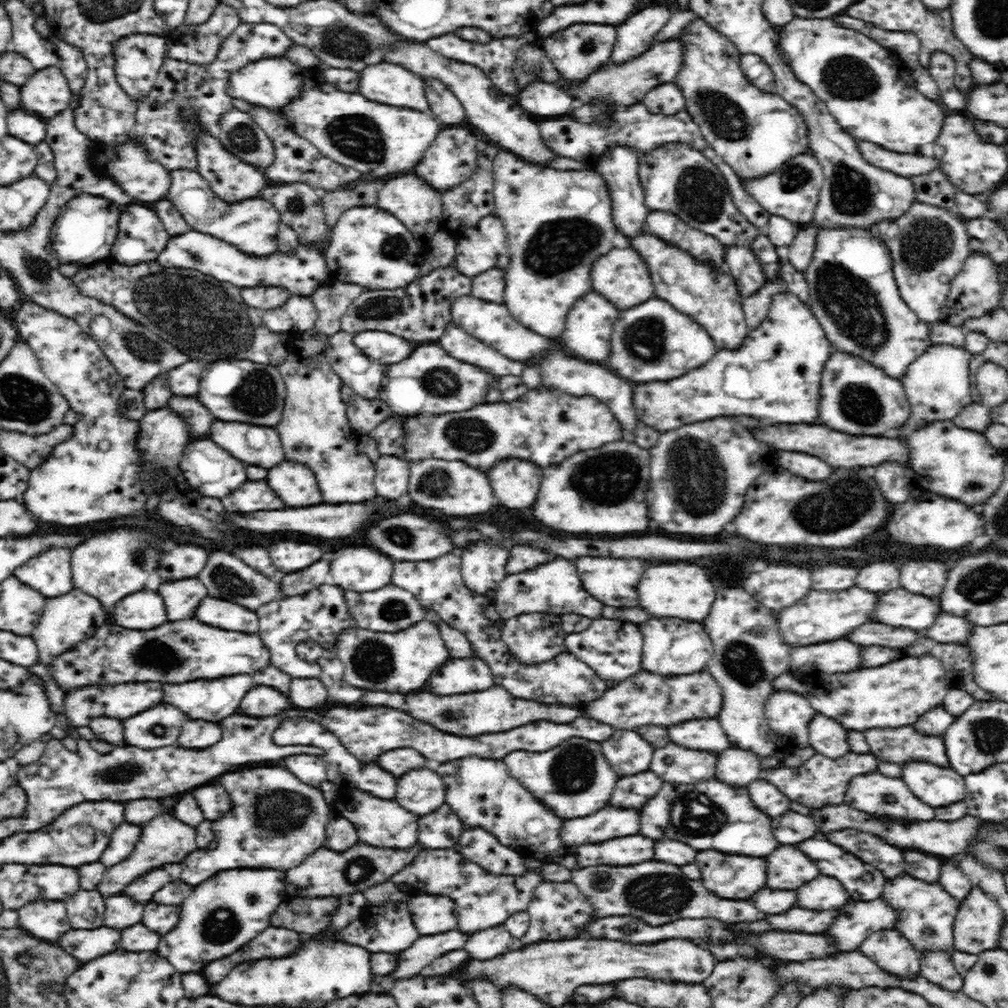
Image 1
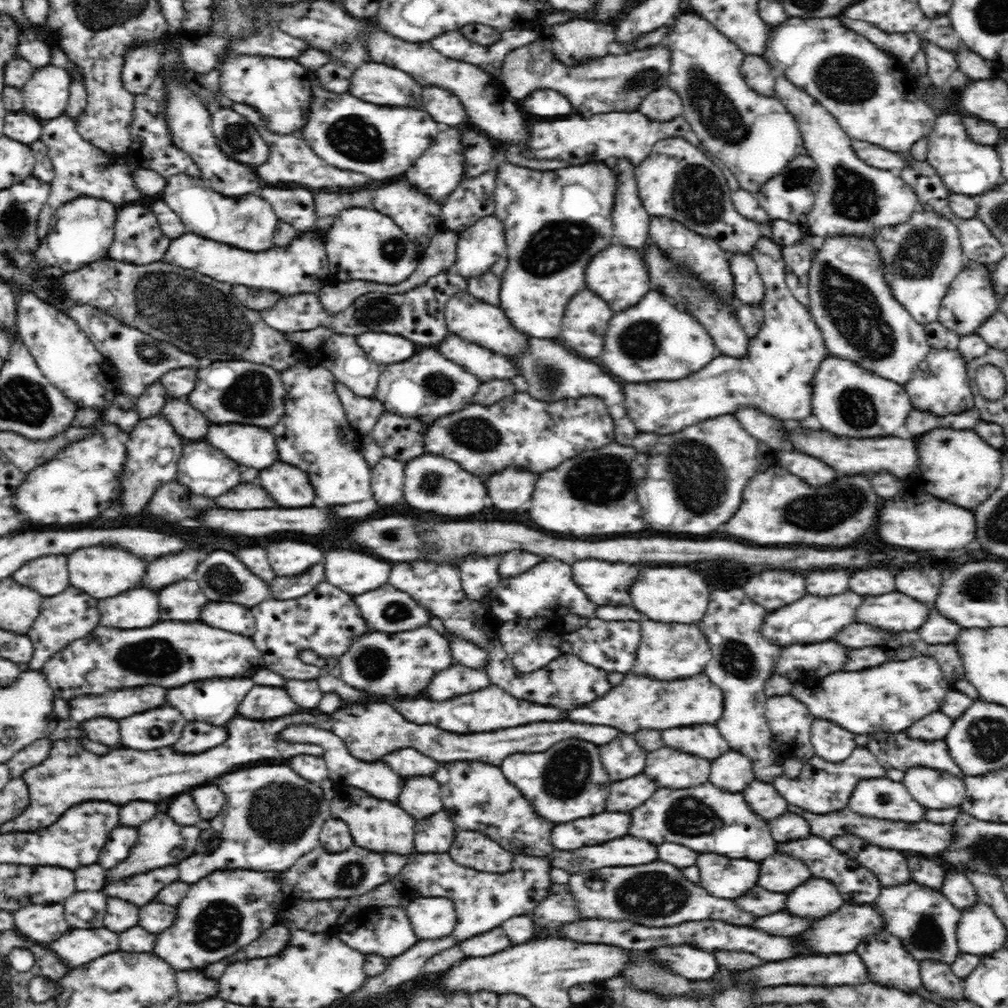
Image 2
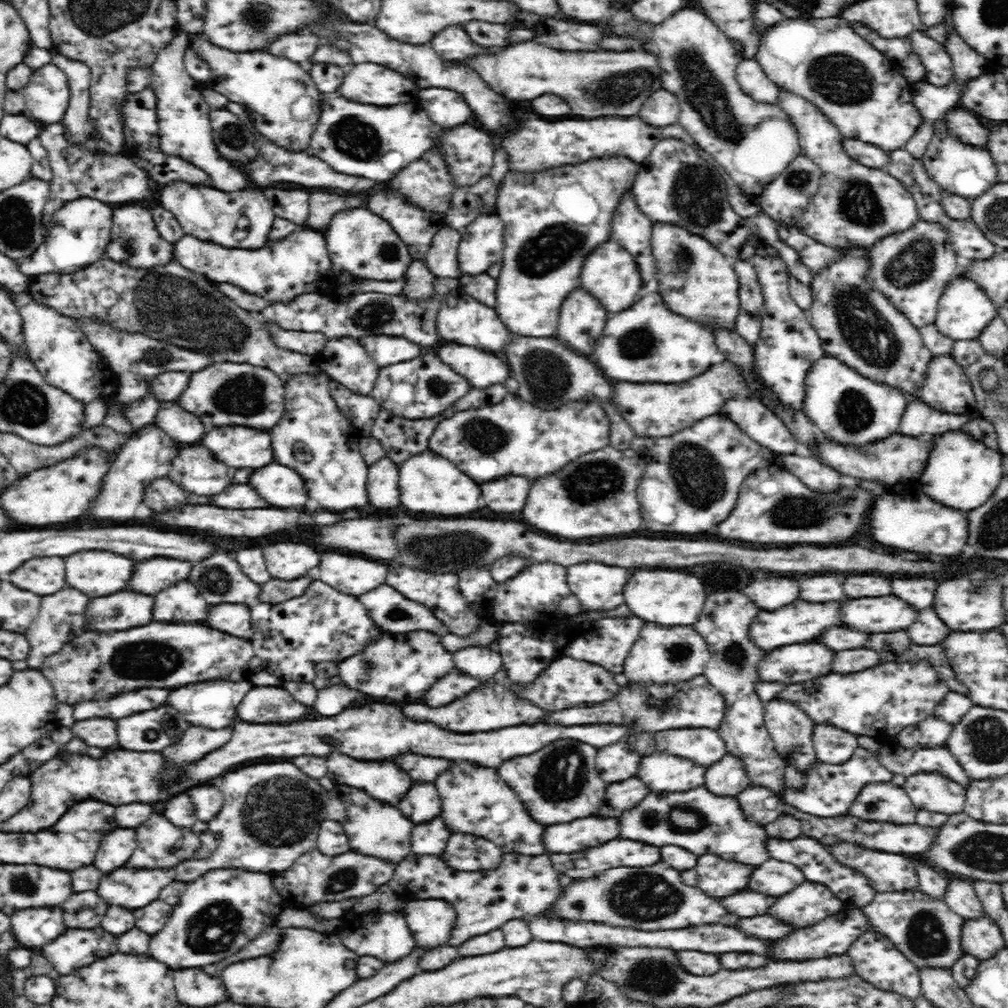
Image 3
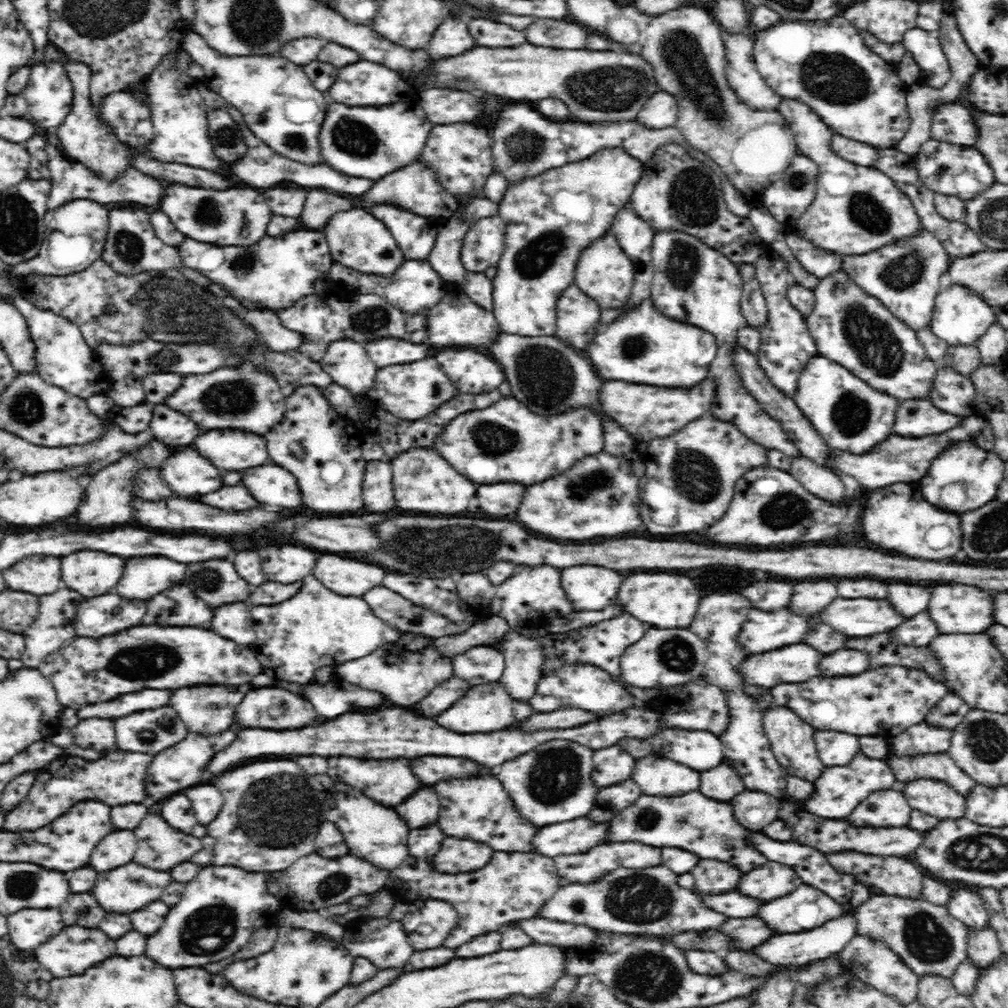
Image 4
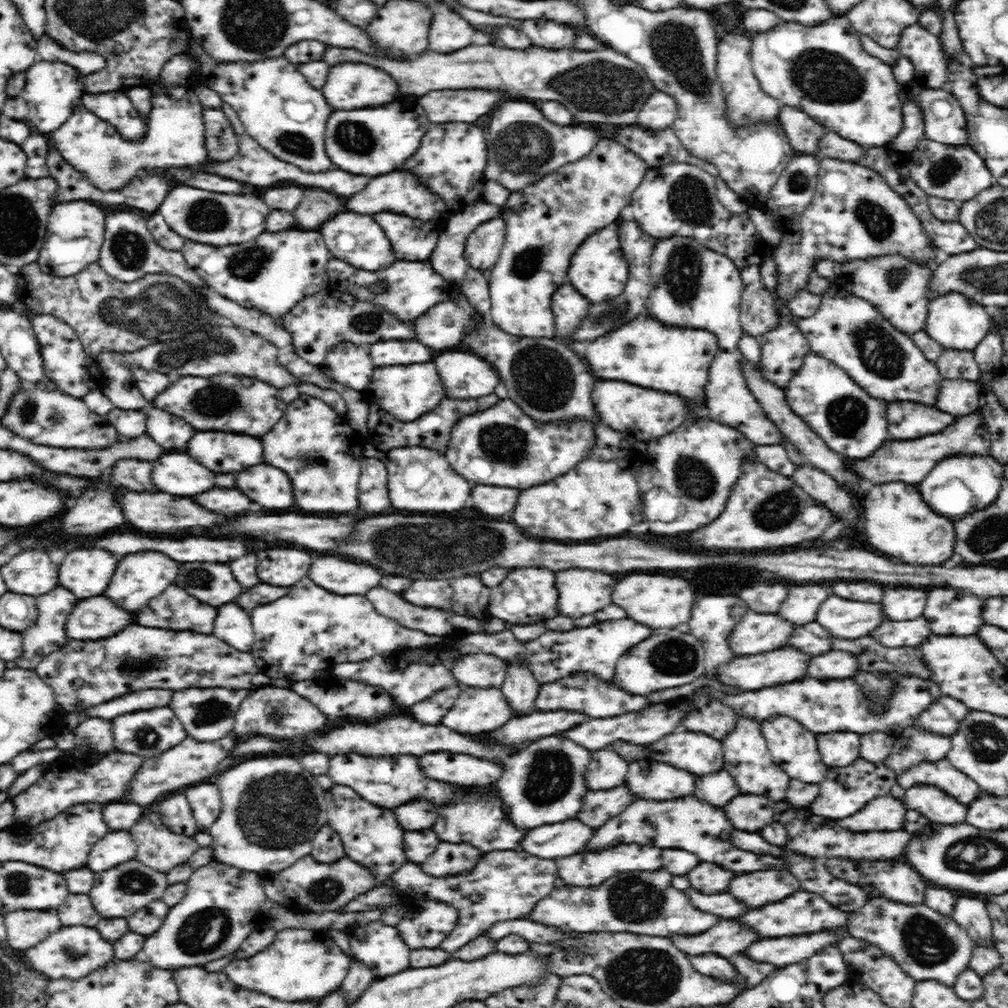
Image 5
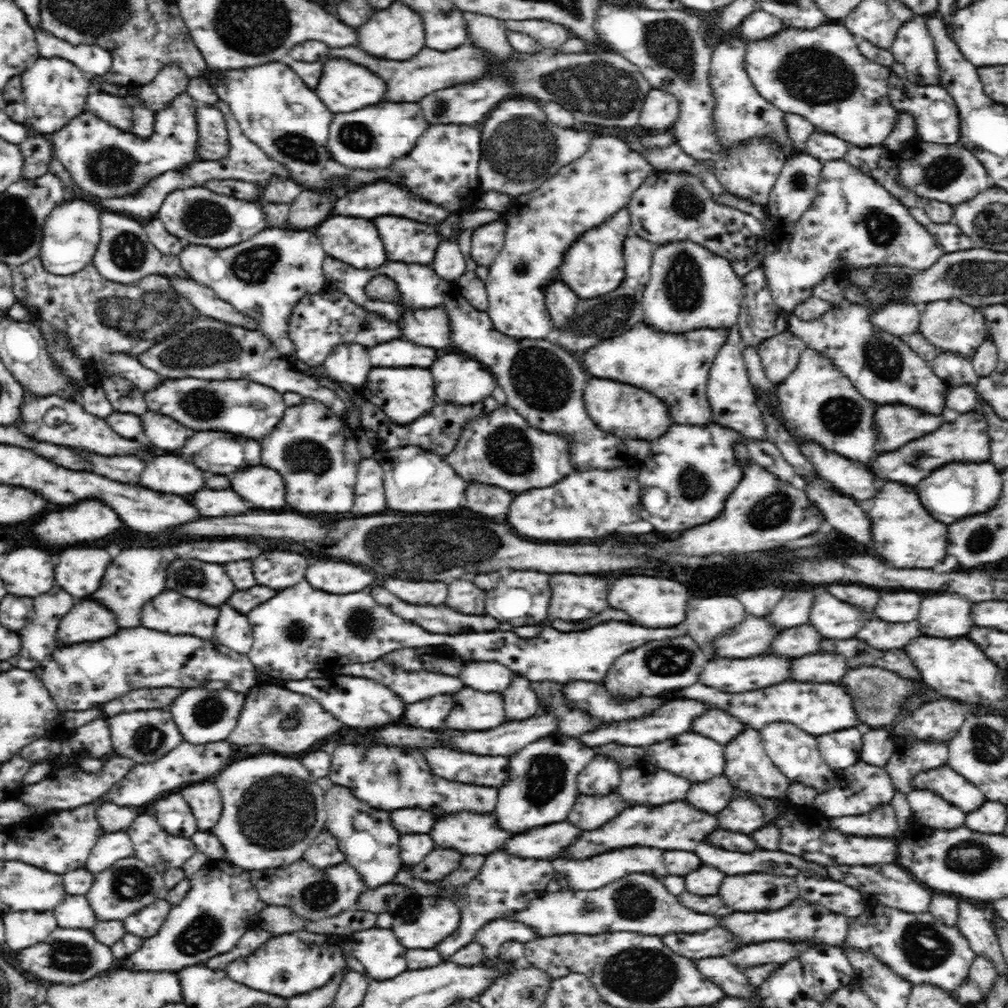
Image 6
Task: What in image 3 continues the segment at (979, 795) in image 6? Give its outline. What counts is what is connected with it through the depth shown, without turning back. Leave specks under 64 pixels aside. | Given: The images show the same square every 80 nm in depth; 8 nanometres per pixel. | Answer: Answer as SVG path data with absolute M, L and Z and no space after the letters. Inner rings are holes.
M894 735L878 736L875 741L877 760L890 772L908 776L922 771L948 776L949 780L966 788L972 780L946 747L901 747Z

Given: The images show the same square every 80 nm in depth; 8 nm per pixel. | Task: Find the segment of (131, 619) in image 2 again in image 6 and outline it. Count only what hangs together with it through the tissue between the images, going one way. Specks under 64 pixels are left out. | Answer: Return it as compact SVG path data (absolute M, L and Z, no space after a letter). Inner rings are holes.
M80 602L62 618L62 630L56 636L57 647L67 647L74 642L94 642L118 632L116 616L98 602Z

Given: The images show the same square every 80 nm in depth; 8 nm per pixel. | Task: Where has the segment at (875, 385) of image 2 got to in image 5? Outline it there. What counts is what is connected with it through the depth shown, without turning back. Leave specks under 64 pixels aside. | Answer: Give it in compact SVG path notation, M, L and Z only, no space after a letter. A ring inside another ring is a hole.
M814 352L805 356L801 369L784 389L790 409L825 439L828 448L848 460L865 459L890 440L888 406L884 399L868 395L854 379L831 360Z

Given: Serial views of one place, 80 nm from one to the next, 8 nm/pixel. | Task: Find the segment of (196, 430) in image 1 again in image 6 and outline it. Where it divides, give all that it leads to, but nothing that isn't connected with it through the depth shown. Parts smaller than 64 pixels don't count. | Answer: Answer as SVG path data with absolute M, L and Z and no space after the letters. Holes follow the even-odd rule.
M146 412L142 415L142 437L152 445L164 450L178 450L184 446L186 438L190 438L194 431L188 427L166 418L162 414L154 414L154 412Z

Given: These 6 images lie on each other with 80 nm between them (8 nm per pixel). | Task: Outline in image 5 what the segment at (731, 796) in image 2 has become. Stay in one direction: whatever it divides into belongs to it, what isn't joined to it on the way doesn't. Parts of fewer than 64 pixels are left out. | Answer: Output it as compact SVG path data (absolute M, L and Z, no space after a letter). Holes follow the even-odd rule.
M694 795L678 798L672 802L636 800L622 814L618 814L616 818L610 818L604 826L600 826L598 834L594 834L594 842L590 842L586 850L602 850L602 846L618 846L618 844L644 844L644 846L650 844L658 848L688 850L696 854L702 862L714 862L736 874L766 870L766 866L788 868L788 864L782 858L774 858L768 854L758 856L758 854L750 854L734 848L728 840L730 832L732 832L732 824L726 820L724 810L702 803Z

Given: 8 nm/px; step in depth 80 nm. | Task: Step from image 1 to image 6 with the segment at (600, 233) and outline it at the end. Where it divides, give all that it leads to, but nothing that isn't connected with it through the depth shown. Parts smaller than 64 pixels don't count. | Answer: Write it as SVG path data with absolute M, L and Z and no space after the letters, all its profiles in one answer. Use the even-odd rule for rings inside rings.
M614 136L592 138L588 150L576 161L563 166L546 182L532 192L511 197L505 211L505 245L494 263L489 266L485 290L488 298L487 314L493 327L502 334L513 338L530 340L546 339L552 332L552 320L545 305L547 287L559 281L560 262L568 246L588 229L602 225L608 218L630 202L632 193L655 172L640 152L632 150L626 140Z

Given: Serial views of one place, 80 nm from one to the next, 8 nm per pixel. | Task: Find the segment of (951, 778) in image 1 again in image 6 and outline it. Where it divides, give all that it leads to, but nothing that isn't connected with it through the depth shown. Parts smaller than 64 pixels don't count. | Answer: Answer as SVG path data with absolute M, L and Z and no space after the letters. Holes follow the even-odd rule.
M914 789L907 796L913 817L922 822L918 826L930 826L934 830L950 830L965 826L965 812L942 799L934 791Z

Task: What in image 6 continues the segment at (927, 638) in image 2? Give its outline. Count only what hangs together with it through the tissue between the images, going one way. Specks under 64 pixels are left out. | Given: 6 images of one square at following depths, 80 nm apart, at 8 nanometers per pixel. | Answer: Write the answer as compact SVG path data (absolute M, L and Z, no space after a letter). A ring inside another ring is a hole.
M874 618L874 622L870 622L870 626L862 630L862 634L854 637L861 641L864 640L872 648L878 650L894 650L902 648L912 638L920 635L916 620L906 622L906 624L888 624L888 622Z

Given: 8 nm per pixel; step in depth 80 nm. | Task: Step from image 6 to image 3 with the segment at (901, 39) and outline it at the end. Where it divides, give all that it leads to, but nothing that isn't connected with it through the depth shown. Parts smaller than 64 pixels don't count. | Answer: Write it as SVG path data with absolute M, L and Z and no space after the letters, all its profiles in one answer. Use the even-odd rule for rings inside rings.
M914 30L907 37L913 43L913 53L920 57L924 65L923 81L930 83L933 89L946 86L952 80L953 64L944 45L921 30Z

